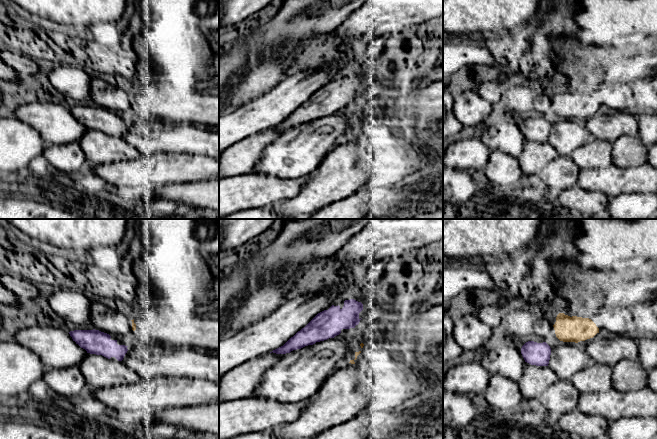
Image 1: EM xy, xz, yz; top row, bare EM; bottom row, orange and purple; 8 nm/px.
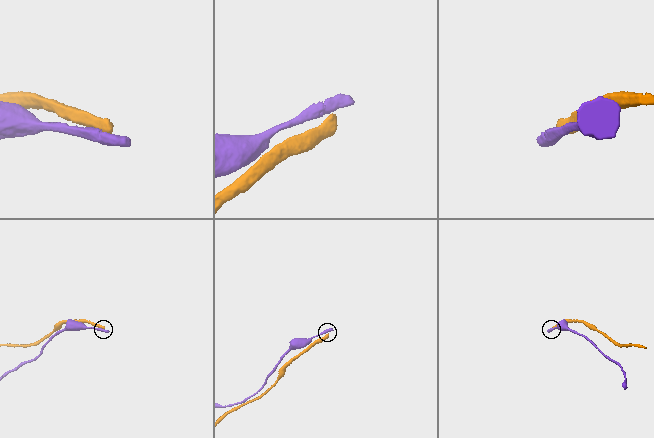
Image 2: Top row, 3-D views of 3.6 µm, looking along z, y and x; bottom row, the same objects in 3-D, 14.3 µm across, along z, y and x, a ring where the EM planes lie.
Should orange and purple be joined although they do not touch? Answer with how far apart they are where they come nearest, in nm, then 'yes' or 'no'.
gap 100 nm; no

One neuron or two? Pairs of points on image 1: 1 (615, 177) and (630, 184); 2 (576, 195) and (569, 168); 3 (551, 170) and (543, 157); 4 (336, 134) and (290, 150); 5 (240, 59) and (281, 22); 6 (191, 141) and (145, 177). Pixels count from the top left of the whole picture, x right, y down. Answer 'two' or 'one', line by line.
1: one
2: two
3: two
4: one
5: one
6: two

